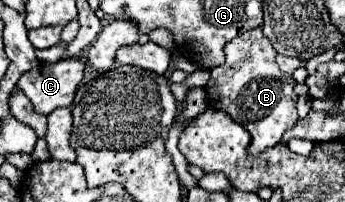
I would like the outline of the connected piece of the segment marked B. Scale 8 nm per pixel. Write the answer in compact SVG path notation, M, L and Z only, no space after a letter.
M261 27L229 41L229 45L225 45L225 57L227 59L223 65L211 69L211 79L205 85L207 105L229 113L233 121L239 121L253 137L249 153L257 155L281 143L283 133L297 123L297 95L293 93L295 79L285 77L285 73L279 69L275 61L277 53L271 41L263 35Z

